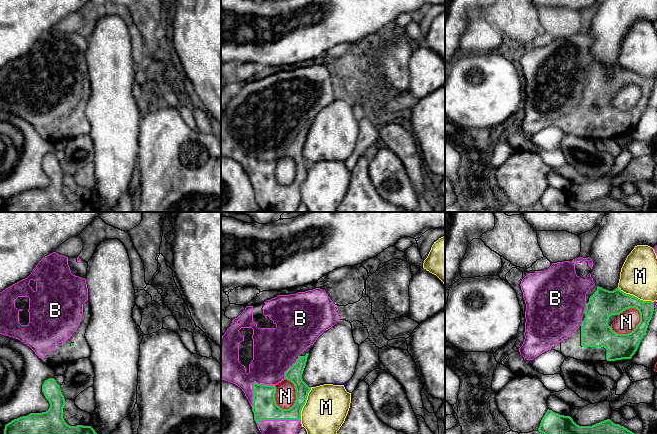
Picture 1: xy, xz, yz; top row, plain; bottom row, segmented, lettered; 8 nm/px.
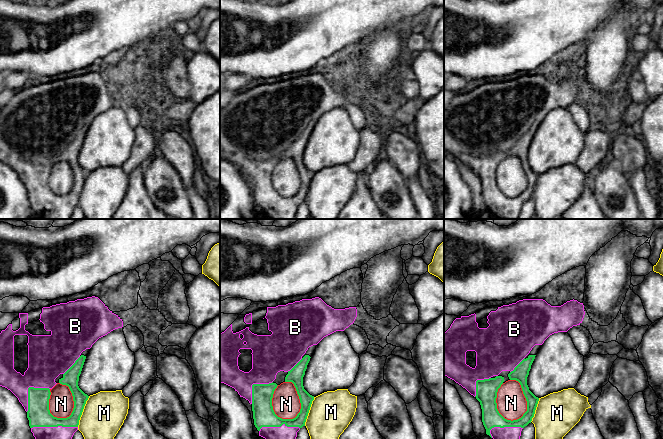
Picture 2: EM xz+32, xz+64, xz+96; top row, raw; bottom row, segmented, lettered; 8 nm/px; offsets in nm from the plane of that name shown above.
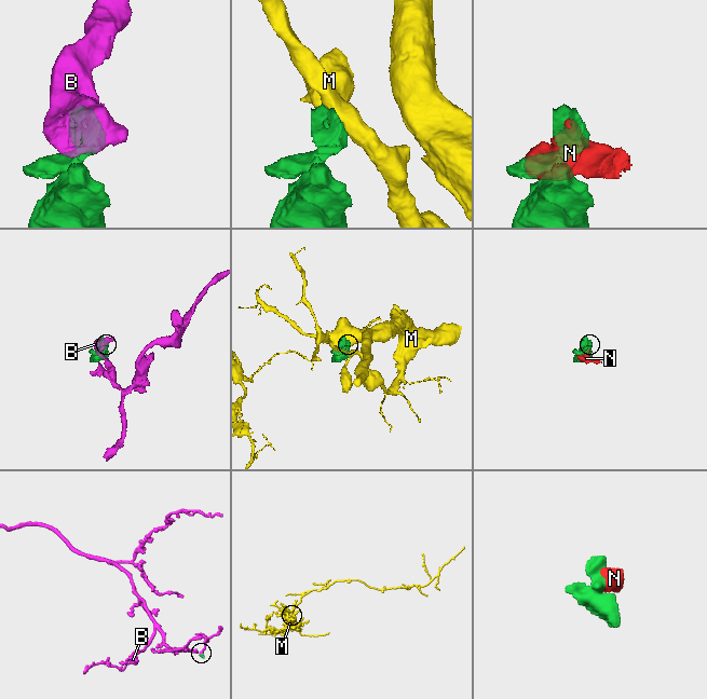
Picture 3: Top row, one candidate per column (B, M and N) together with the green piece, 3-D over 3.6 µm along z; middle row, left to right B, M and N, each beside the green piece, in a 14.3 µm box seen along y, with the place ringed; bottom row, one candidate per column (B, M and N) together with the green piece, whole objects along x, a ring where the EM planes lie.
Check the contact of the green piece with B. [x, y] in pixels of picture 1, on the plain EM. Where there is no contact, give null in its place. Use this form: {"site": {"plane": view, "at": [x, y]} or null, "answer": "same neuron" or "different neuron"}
{"site": {"plane": "xz", "at": [253, 160]}, "answer": "same neuron"}

